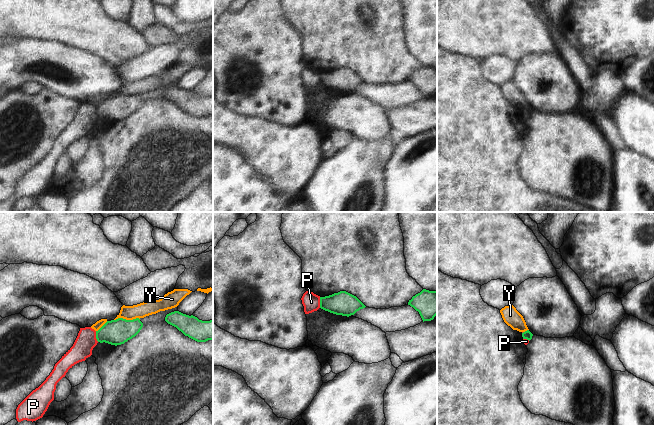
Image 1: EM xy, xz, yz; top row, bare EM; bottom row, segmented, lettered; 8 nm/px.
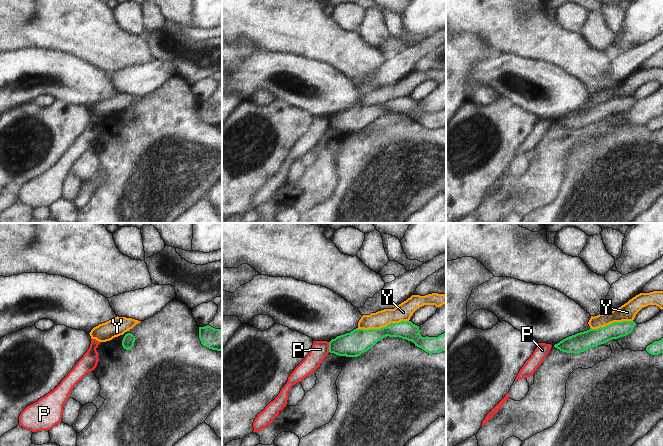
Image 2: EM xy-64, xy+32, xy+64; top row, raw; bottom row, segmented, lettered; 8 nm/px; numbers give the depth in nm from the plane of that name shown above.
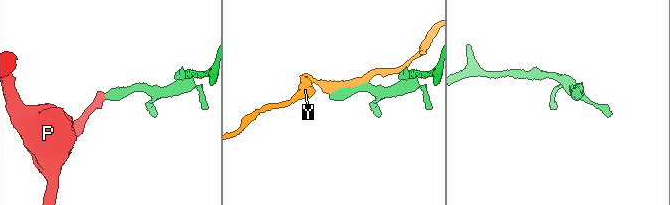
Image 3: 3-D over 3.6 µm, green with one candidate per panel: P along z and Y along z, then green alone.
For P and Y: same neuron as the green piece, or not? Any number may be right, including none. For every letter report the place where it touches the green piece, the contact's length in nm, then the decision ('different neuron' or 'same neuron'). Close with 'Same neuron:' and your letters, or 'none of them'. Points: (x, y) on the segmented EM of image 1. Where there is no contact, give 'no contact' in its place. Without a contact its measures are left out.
P: xy (96, 336) | 90 nm | different neuron
Y: xy (125, 319) | 200 nm | different neuron
Same neuron: none of them

